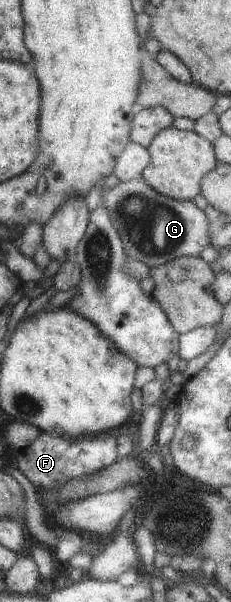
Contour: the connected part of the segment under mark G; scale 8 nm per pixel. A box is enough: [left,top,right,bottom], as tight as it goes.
[102,176,208,268]

